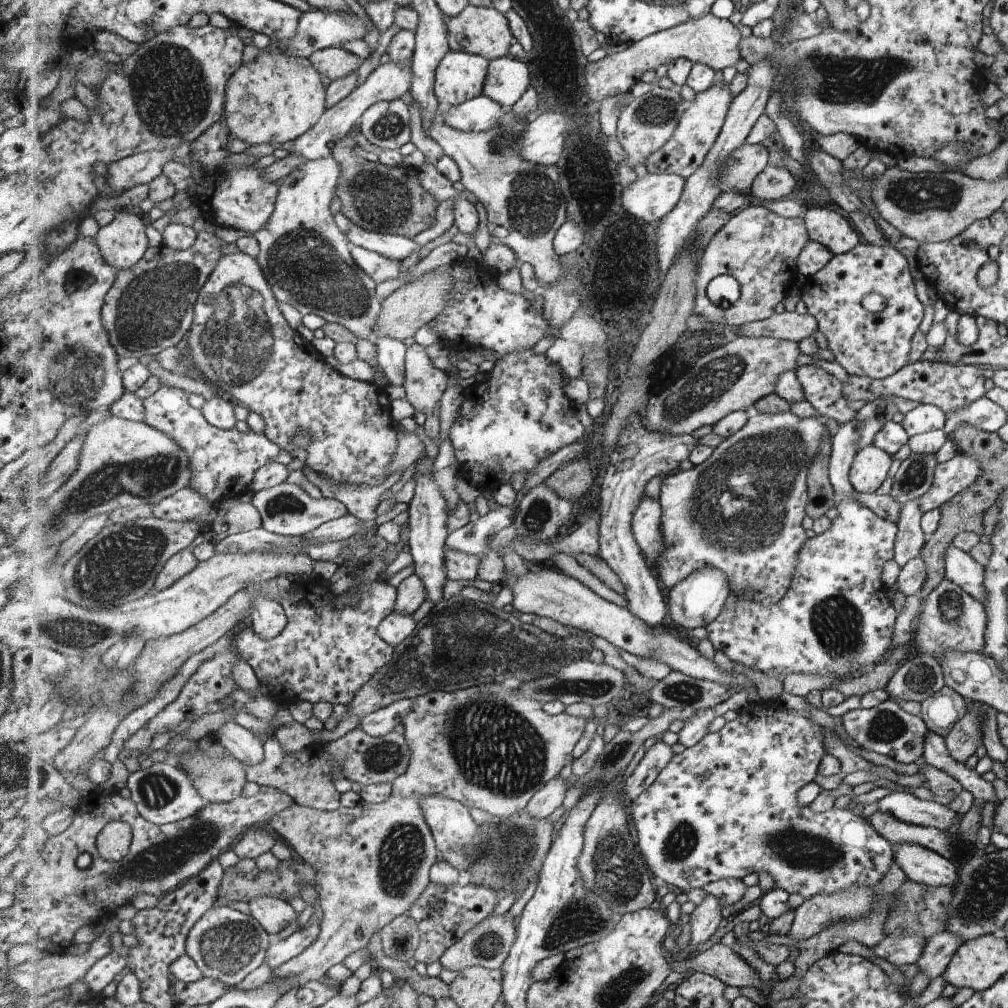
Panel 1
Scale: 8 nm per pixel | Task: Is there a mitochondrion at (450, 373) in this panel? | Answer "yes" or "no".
no

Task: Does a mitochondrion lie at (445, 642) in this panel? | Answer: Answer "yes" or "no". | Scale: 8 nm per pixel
yes

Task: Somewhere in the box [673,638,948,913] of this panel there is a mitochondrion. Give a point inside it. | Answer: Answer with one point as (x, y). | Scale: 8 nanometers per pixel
(796, 847)

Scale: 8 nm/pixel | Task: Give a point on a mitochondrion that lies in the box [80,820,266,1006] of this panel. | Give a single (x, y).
(228, 947)

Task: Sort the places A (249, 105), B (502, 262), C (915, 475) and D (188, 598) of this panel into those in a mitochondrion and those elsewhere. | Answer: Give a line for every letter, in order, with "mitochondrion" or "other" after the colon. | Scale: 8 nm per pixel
A: other
B: other
C: mitochondrion
D: other

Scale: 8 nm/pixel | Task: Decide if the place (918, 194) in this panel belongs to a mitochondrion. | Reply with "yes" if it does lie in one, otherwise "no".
yes

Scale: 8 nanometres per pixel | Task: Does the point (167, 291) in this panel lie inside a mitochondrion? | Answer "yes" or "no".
yes

